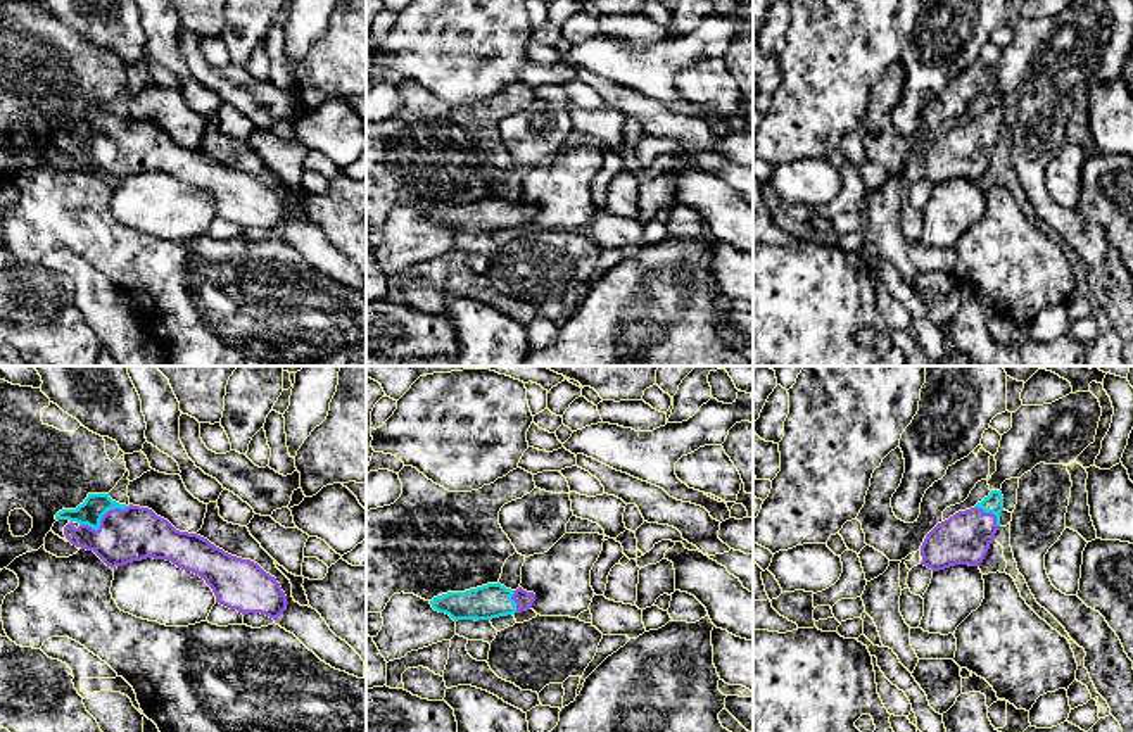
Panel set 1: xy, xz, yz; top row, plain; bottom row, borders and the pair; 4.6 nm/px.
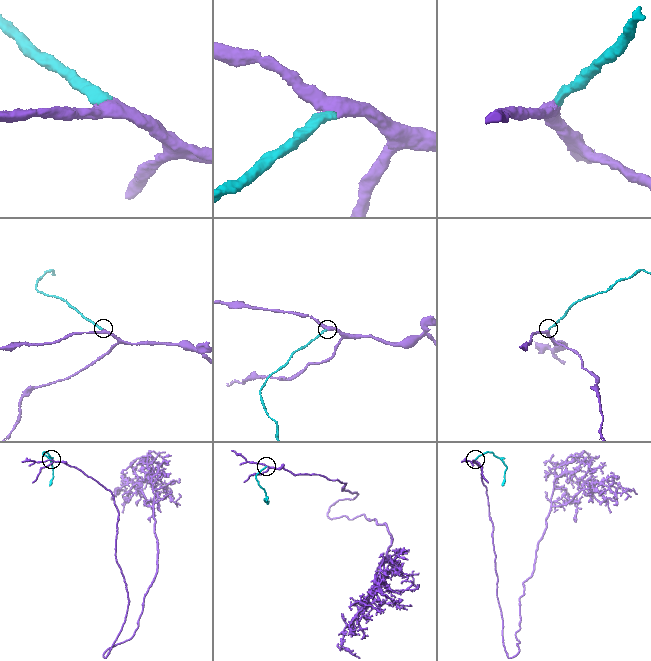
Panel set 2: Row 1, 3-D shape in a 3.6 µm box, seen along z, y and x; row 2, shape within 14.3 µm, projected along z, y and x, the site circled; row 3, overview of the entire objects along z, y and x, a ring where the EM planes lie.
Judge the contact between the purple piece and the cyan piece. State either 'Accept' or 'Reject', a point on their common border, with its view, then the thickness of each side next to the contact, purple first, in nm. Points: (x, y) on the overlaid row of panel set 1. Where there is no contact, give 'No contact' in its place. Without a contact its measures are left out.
Accept. Touches purple at xy (102, 518). Thickness 260 nm (purple) against 120 nm

